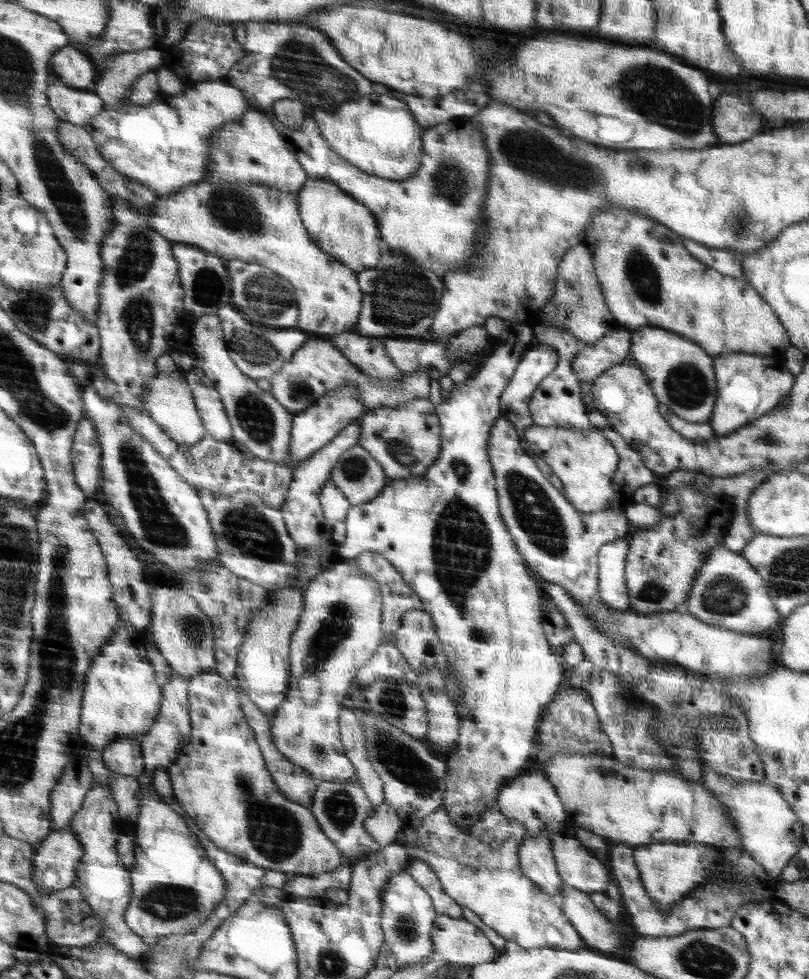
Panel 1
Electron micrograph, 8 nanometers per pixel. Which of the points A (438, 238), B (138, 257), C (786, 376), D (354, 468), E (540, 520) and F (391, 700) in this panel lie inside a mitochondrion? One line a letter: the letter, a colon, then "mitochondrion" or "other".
A: other
B: mitochondrion
C: other
D: mitochondrion
E: mitochondrion
F: mitochondrion

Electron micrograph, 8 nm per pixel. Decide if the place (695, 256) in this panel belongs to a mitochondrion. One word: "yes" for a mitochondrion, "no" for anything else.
no

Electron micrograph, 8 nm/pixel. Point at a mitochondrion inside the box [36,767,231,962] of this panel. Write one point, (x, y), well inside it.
(165, 908)

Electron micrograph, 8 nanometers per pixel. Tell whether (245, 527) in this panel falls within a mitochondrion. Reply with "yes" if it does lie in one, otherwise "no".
yes

